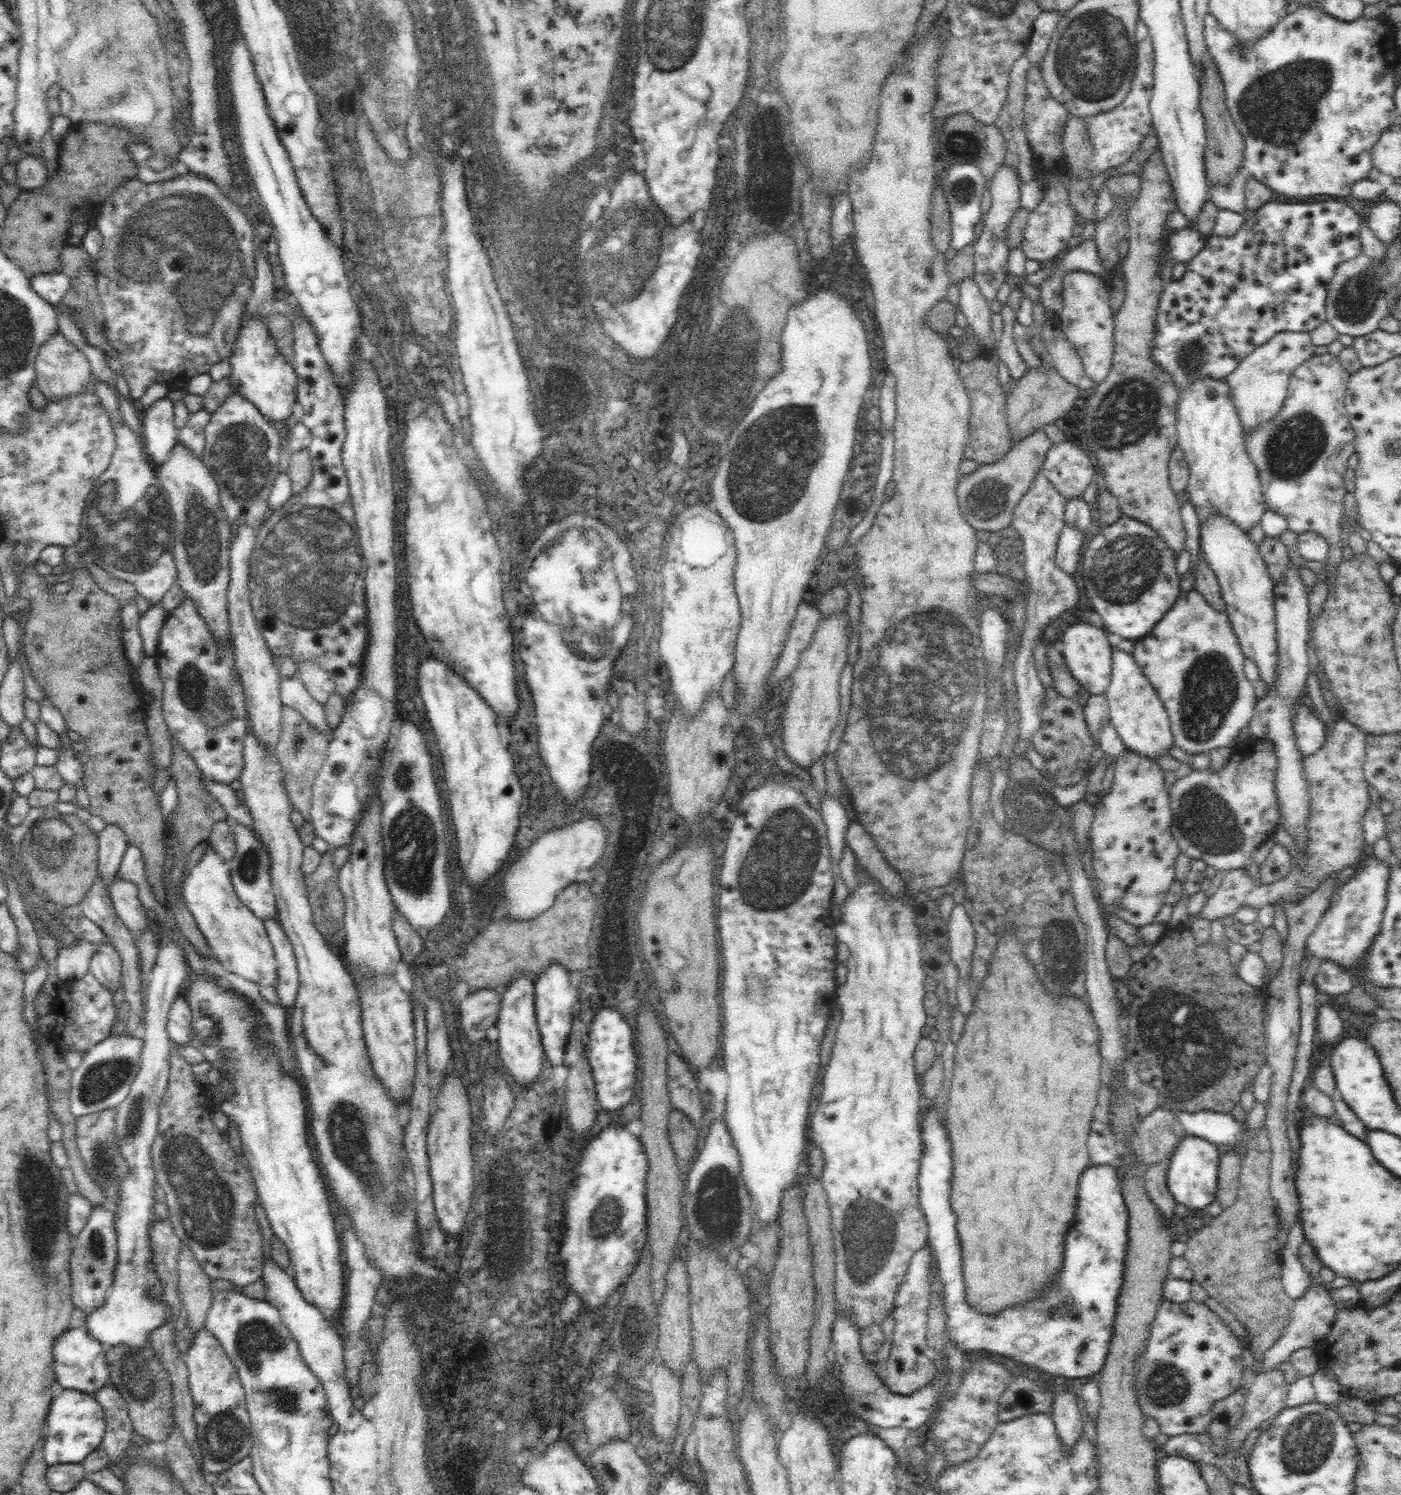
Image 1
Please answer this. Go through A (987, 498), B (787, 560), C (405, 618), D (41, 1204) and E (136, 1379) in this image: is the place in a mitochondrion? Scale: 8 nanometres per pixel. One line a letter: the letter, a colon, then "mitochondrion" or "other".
A: mitochondrion
B: other
C: other
D: mitochondrion
E: mitochondrion

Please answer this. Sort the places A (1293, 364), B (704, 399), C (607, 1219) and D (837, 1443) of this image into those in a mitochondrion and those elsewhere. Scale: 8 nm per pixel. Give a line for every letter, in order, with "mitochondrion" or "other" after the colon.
A: other
B: mitochondrion
C: mitochondrion
D: other

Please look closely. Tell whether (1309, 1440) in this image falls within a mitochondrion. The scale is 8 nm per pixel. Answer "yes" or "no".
yes

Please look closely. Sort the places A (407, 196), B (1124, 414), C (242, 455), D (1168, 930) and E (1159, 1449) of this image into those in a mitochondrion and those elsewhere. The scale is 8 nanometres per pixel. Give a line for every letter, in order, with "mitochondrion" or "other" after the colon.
A: other
B: mitochondrion
C: mitochondrion
D: other
E: other

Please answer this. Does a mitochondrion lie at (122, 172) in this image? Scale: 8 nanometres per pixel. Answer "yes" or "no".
no

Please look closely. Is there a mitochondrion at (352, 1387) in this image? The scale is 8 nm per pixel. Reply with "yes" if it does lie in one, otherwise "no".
no

